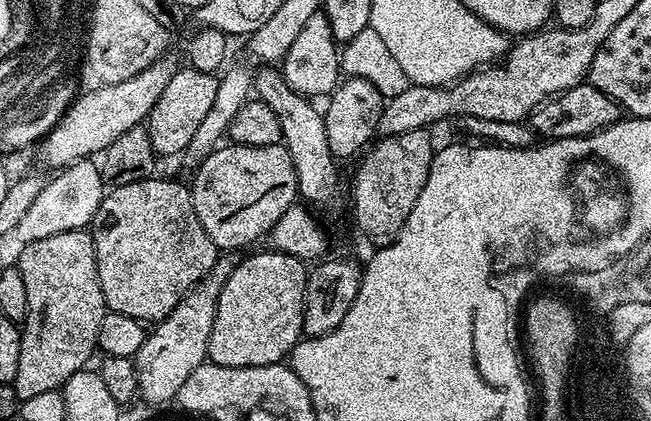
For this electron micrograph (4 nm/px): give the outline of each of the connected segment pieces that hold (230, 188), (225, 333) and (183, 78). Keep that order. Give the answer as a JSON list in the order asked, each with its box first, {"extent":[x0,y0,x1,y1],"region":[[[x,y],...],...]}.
[{"extent":[190,142,298,250],"region":[[[228,142],[201,160],[195,172],[196,177],[190,180],[194,210],[220,250],[236,250],[232,248],[244,248],[263,236],[265,239],[278,218],[298,200],[294,162],[283,143],[238,146]]]},{"extent":[208,250,309,366],"region":[[[267,250],[257,256],[241,259],[226,278],[222,294],[218,294],[218,314],[214,314],[214,330],[210,330],[208,360],[218,366],[270,366],[291,357],[292,348],[304,330],[304,291],[309,269],[305,261],[285,252]]]},{"extent":[146,66,219,157],"region":[[[191,66],[177,67],[174,78],[170,78],[166,90],[158,102],[154,102],[154,110],[150,110],[146,127],[150,134],[150,142],[154,146],[157,157],[179,157],[190,146],[190,138],[202,126],[210,106],[214,106],[214,94],[218,94],[219,79],[213,73],[203,72]]]}]

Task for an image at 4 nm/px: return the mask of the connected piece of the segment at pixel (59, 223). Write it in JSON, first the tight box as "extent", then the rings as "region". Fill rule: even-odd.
{"extent":[14,159,106,245],"region":[[[91,159],[80,160],[69,168],[61,168],[53,180],[45,183],[44,189],[34,198],[30,210],[18,222],[14,233],[21,245],[34,242],[38,238],[50,238],[50,234],[62,234],[70,230],[84,230],[91,225],[94,214],[102,202],[106,185],[100,176],[100,169]]]}

